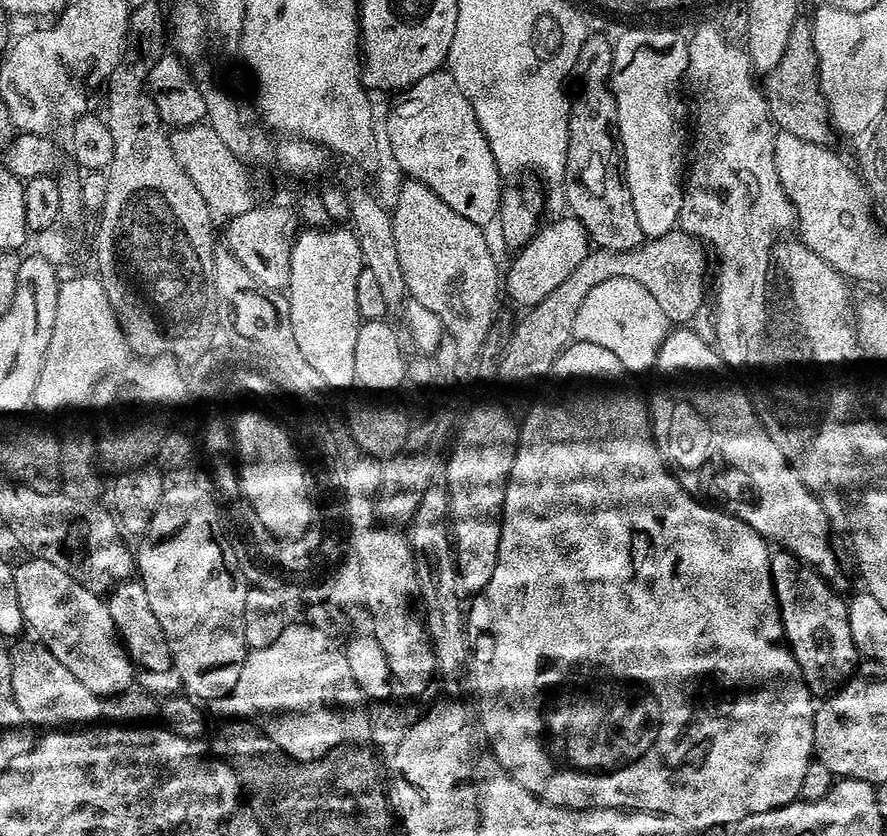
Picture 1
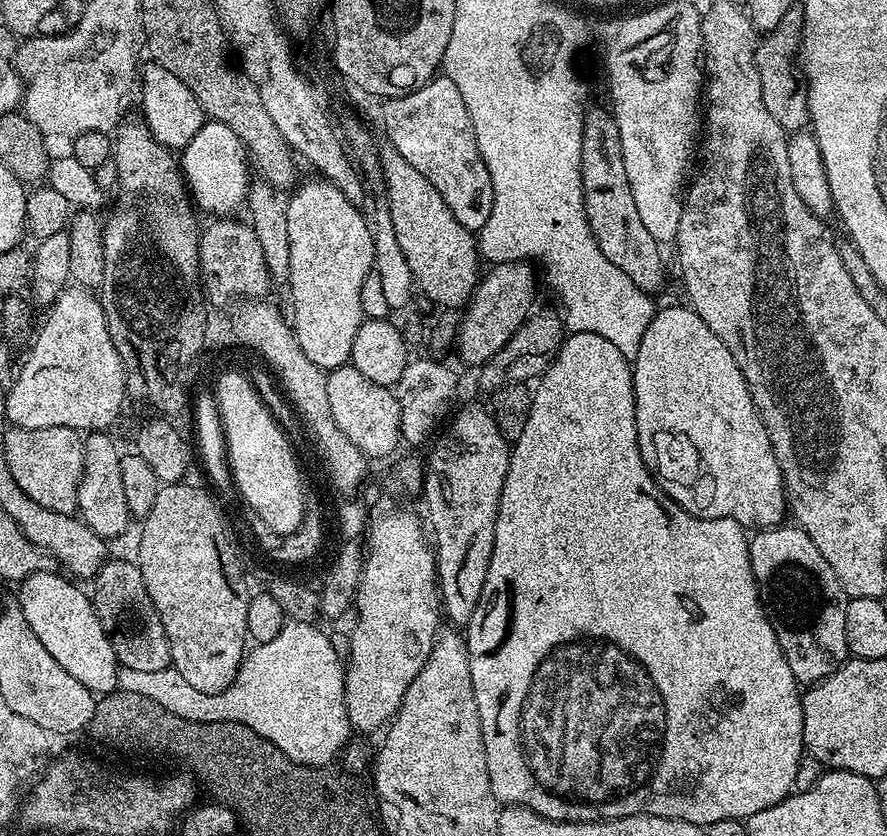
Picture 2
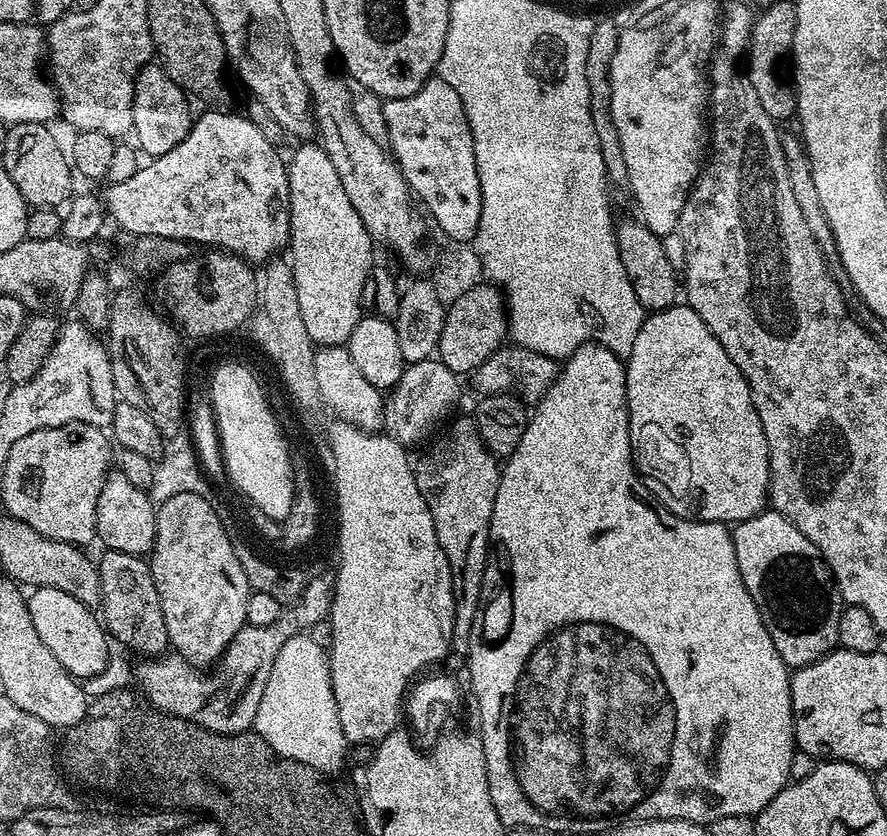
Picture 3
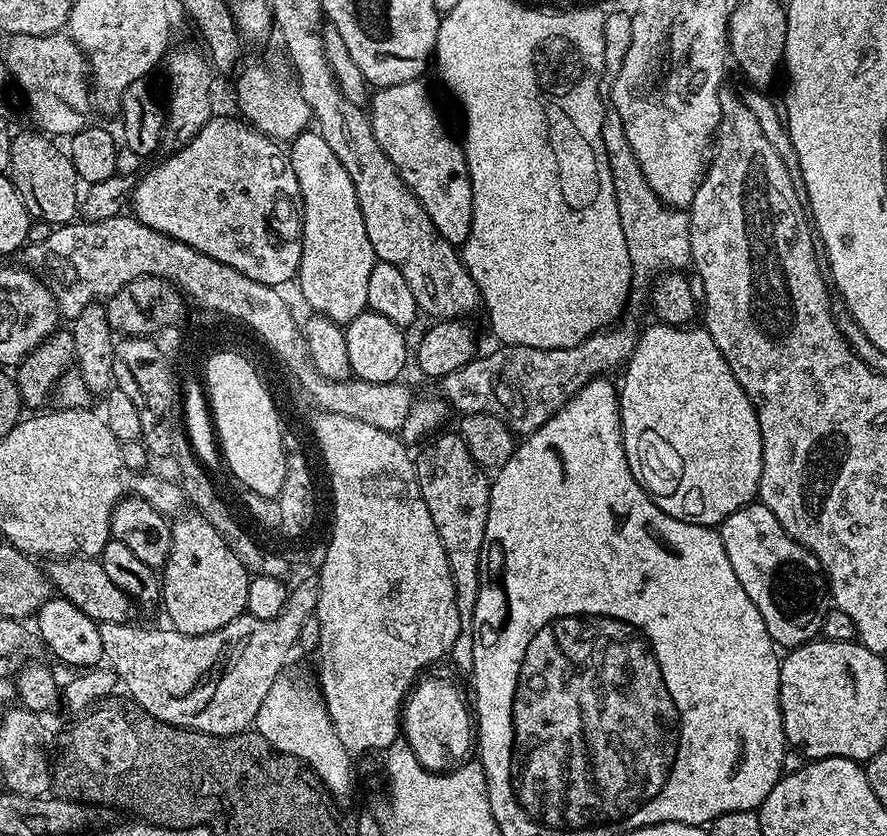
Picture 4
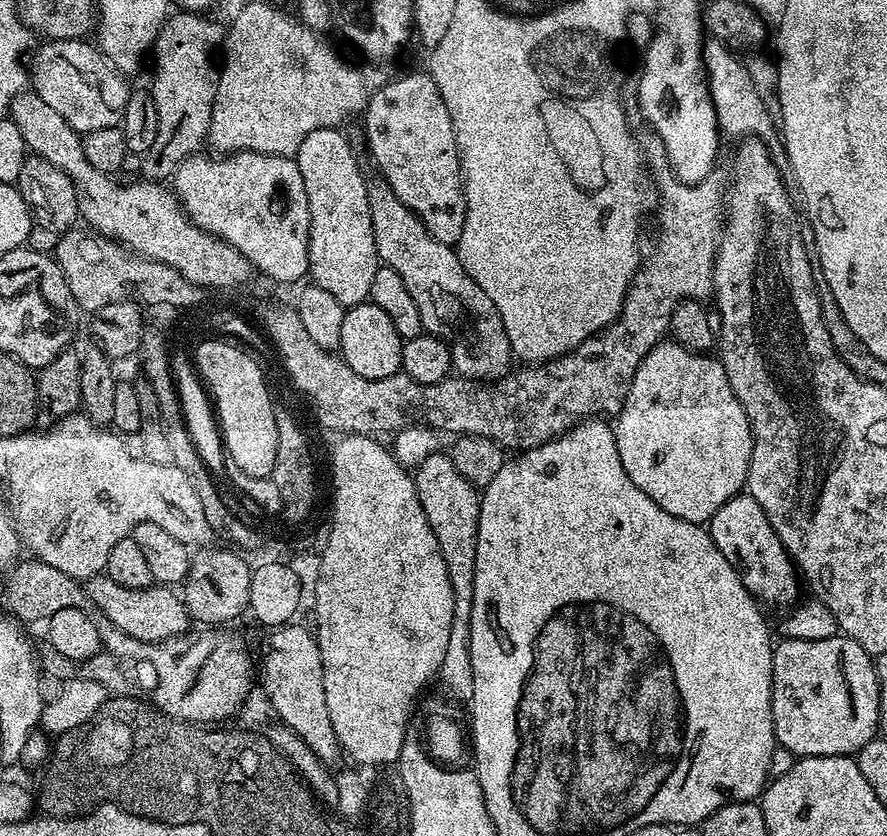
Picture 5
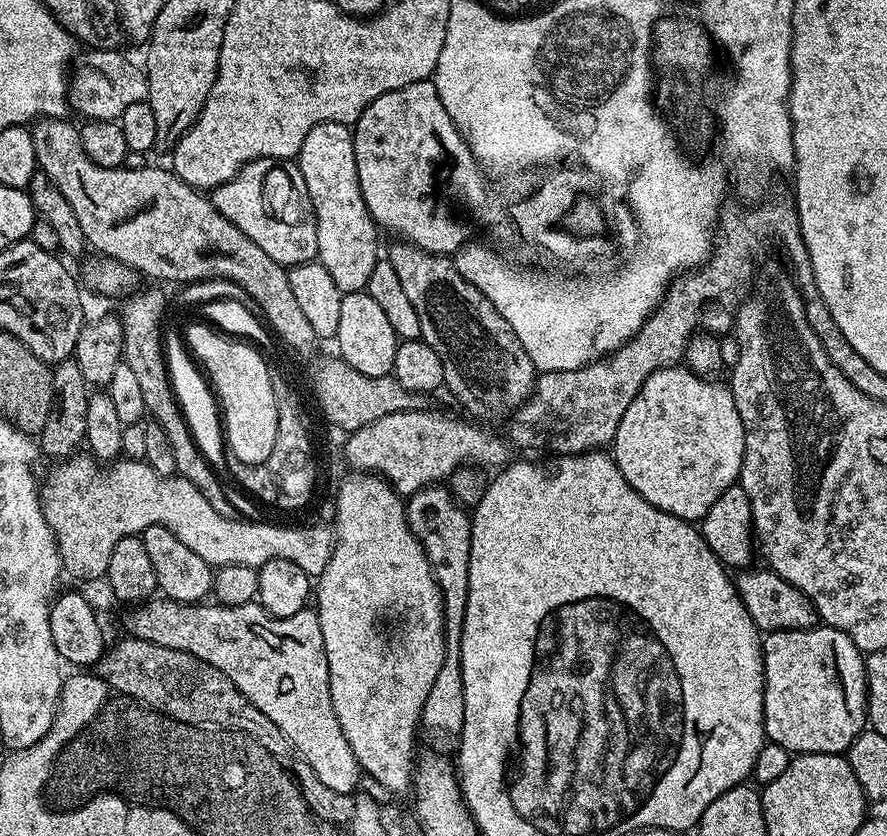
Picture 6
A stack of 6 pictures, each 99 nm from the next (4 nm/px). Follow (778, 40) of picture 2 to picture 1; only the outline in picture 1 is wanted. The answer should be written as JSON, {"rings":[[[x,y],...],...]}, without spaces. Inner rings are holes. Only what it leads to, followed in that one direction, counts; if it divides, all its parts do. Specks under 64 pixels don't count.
{"rings":[[[796,19],[778,66],[763,77],[762,91],[773,125],[779,131],[794,134],[794,138],[802,138],[802,142],[824,144],[824,110],[828,103],[820,92],[818,54],[814,50],[811,19]]]}

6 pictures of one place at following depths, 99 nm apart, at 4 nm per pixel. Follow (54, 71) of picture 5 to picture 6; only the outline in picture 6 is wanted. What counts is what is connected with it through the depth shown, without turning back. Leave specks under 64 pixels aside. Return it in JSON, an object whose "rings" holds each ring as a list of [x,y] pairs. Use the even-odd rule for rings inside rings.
{"rings":[[[92,50],[87,54],[84,64],[77,63],[74,75],[70,80],[70,104],[76,108],[88,120],[114,120],[119,121],[120,115],[128,111],[134,102],[142,102],[148,98],[148,73],[143,67],[140,68],[132,60],[127,60],[120,50]]]}

